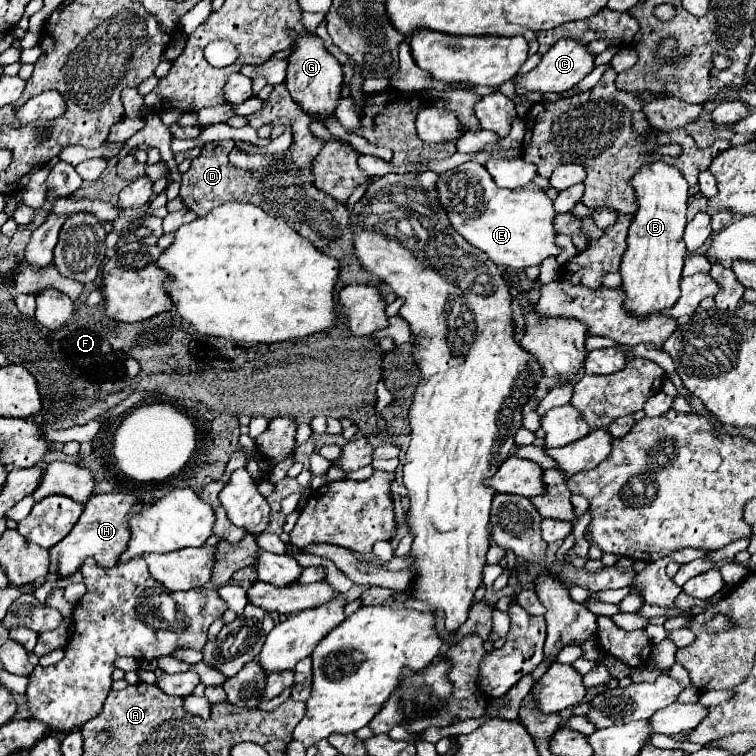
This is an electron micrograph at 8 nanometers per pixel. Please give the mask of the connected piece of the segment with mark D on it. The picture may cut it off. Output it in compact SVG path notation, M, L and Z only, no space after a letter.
M224 139L224 141L212 141L206 143L200 151L200 155L190 163L190 169L182 175L180 181L180 199L188 209L204 217L210 213L210 209L234 199L234 201L246 201L262 207L268 215L282 217L286 223L298 223L296 231L316 243L316 247L326 253L326 255L344 255L340 259L342 271L340 279L348 285L354 283L372 283L378 285L378 277L366 273L362 265L358 263L354 255L354 237L350 229L350 211L346 205L336 201L334 197L326 195L324 191L316 189L316 185L310 185L310 181L286 181L286 153L274 155L274 161L268 167L262 167L258 171L246 171L236 169L230 161L228 155L234 149L236 141L234 139Z

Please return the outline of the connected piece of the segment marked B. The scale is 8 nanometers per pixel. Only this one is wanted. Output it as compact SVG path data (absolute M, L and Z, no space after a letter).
M662 161L646 165L634 175L632 187L638 197L638 213L632 219L626 253L622 255L620 275L626 291L626 309L636 317L648 317L674 305L680 297L680 277L686 257L682 233L686 227L688 183L680 170Z

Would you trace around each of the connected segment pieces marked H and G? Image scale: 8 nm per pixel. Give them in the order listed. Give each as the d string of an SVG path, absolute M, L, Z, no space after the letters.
M126 493L92 495L88 499L88 503L84 505L84 513L78 519L78 523L74 525L74 529L58 545L54 545L50 549L54 571L60 577L72 575L82 567L82 563L88 557L96 559L98 565L102 565L102 567L114 567L118 563L120 555L128 547L128 539L130 539L128 521L130 521L130 517L138 515L138 511L142 511L142 503L134 495L126 495Z
M304 33L304 35L298 35L296 39L298 41L294 43L294 53L290 55L286 87L292 95L292 99L302 107L304 113L316 115L320 121L324 121L326 117L334 115L338 101L340 101L342 81L344 81L342 65L326 51L320 37Z

